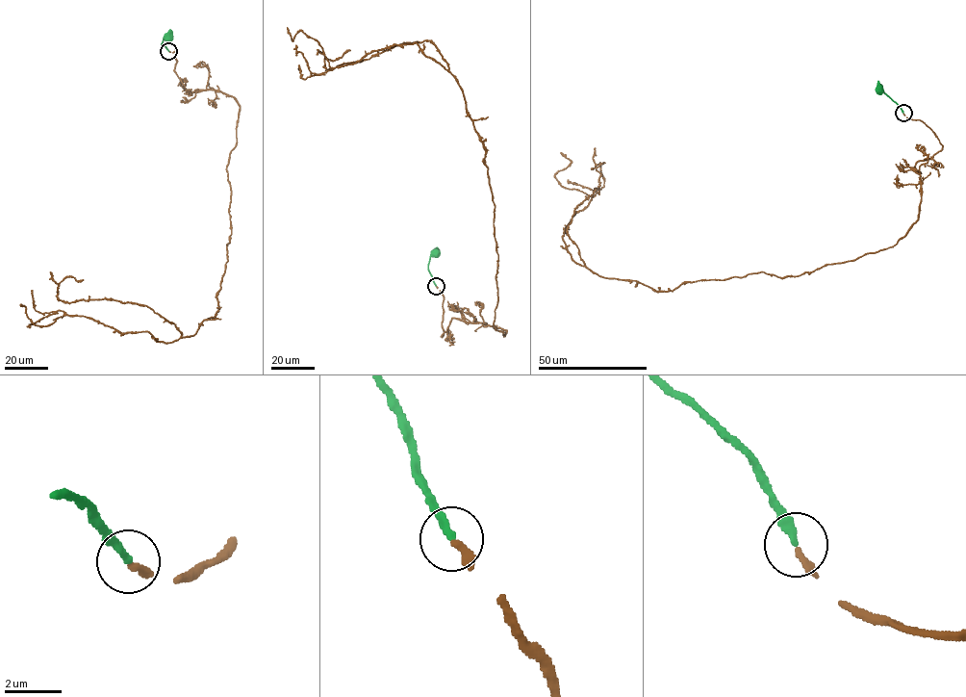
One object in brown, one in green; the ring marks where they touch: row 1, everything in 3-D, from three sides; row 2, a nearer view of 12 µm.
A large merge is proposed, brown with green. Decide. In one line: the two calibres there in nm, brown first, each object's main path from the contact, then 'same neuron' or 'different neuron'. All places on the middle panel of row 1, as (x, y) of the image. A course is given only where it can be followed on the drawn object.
260 nm thick on the brown side, 260 nm on the other; brown runs (436, 286), (442, 337), (454, 318), (505, 336), (485, 148), (462, 89), (416, 42), (331, 67), (287, 27); green runs (436, 286), (428, 270), (429, 258), (436, 252); same neuron

